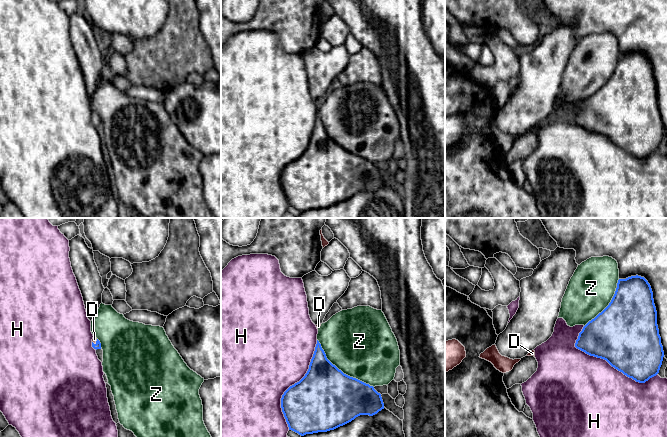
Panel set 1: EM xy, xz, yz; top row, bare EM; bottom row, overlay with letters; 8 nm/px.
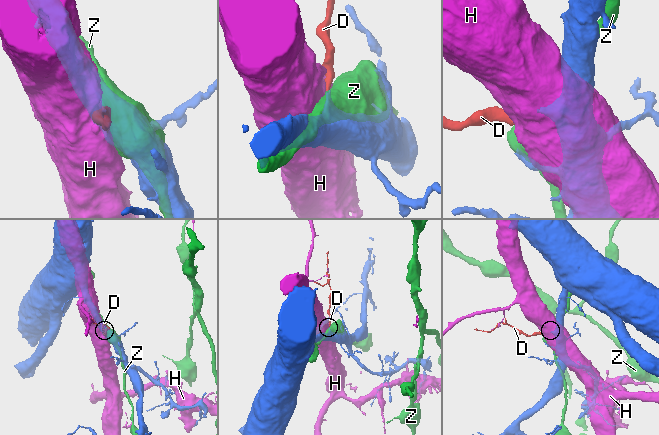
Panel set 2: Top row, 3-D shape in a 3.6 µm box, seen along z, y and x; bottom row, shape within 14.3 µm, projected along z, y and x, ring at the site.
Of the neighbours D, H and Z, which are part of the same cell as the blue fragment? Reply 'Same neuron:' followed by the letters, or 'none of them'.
Same neuron: D

